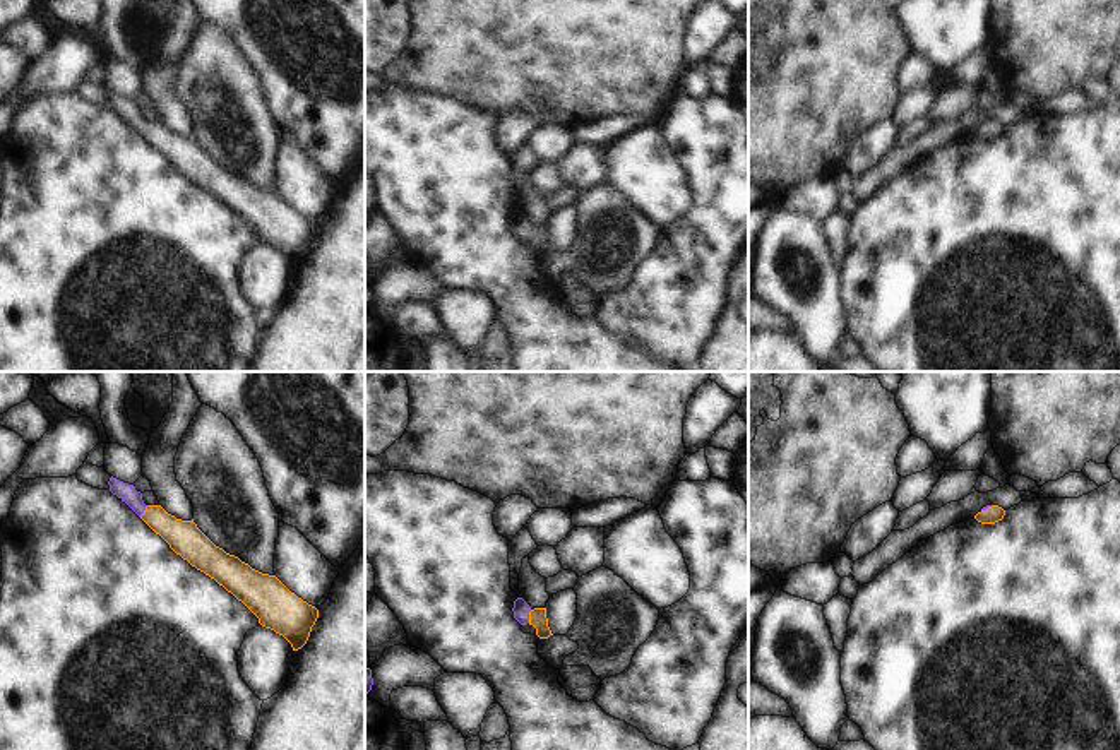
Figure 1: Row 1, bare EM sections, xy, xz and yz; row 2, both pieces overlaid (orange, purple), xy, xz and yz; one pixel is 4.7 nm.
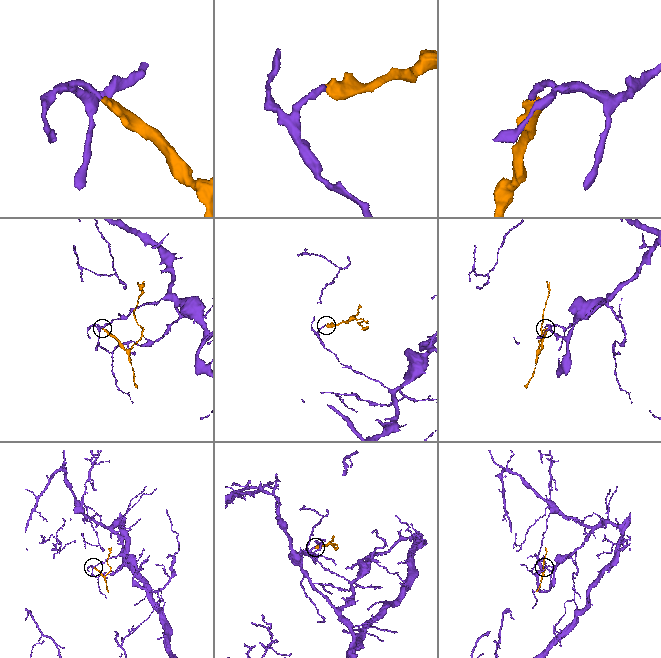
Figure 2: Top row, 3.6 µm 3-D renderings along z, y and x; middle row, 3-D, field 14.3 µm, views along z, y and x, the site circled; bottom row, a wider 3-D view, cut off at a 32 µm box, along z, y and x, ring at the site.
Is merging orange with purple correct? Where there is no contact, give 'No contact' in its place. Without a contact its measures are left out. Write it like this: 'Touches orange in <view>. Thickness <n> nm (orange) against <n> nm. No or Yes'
Touches orange in xz. Thickness 80 nm (orange) against 80 nm. Yes

